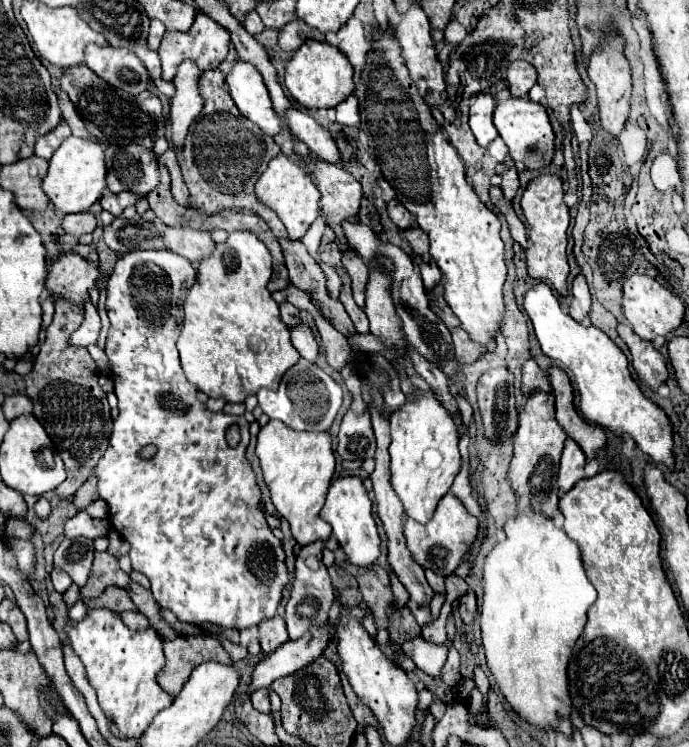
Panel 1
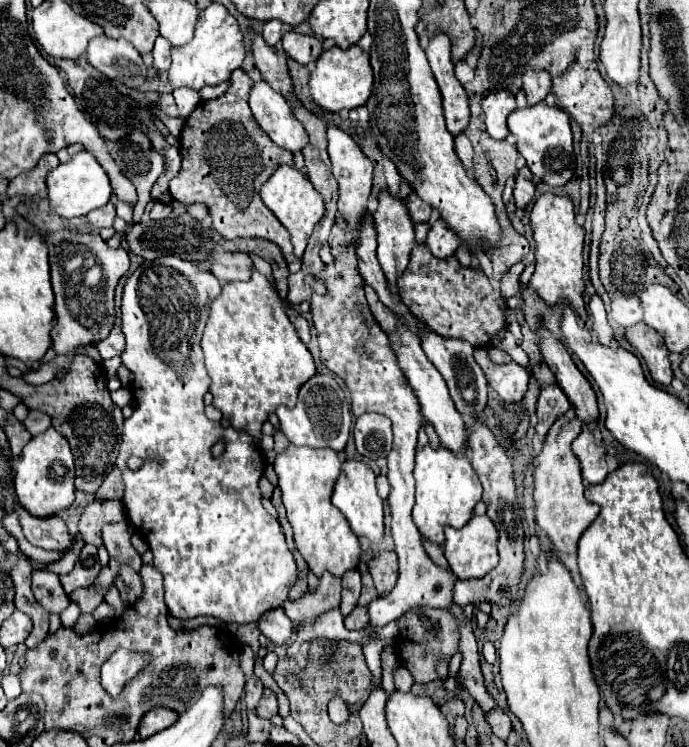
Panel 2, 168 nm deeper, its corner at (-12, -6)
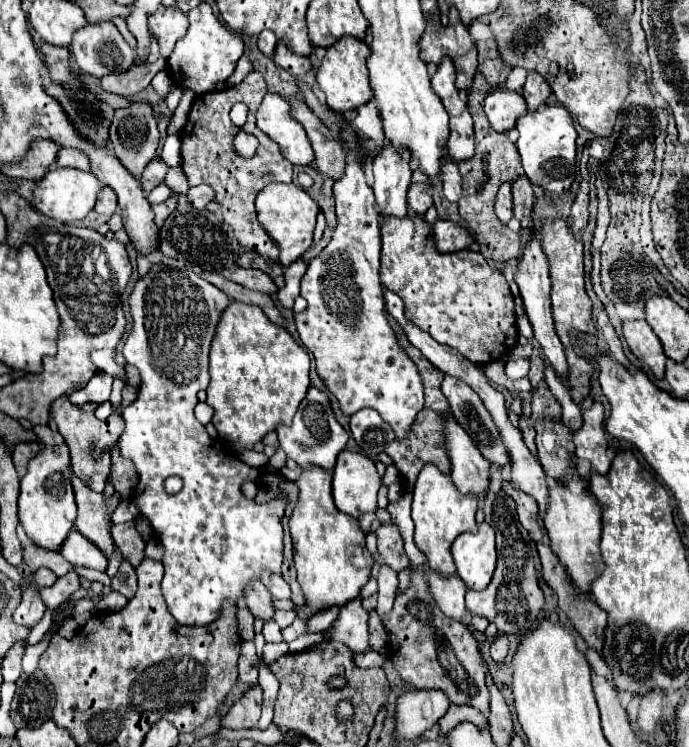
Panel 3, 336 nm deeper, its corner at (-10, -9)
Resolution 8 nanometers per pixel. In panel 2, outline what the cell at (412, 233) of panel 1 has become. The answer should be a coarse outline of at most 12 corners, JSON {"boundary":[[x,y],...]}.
{"boundary":[[436,220],[426,246],[436,258],[454,256],[460,238],[444,220]]}

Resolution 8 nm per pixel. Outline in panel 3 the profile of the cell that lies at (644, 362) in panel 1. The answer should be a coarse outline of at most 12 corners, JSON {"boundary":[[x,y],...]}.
{"boundary":[[644,319],[626,321],[622,335],[638,361],[664,379],[668,357]]}

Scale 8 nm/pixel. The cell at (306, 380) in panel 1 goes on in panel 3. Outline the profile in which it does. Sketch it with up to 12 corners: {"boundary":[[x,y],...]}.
{"boundary":[[310,387],[294,421],[278,425],[300,467],[332,469],[348,443],[330,397]]}

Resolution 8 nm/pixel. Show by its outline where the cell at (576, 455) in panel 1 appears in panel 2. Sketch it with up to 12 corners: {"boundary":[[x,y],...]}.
{"boundary":[[584,424],[572,442],[582,464],[584,484],[600,484],[608,476],[606,450],[596,444]]}

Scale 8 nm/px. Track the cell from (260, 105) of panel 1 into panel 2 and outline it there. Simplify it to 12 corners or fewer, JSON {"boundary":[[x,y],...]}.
{"boundary":[[264,80],[250,92],[260,128],[296,152],[308,144],[284,96]]}

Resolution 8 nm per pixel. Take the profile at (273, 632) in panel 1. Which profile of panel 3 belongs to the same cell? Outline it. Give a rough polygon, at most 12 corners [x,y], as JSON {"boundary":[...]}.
{"boundary":[[264,585],[246,593],[250,613],[268,623],[274,619],[272,595]]}

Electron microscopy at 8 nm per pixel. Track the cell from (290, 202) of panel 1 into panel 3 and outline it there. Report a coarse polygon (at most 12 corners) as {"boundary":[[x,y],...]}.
{"boundary":[[270,183],[256,213],[288,267],[310,245],[318,203],[294,183]]}

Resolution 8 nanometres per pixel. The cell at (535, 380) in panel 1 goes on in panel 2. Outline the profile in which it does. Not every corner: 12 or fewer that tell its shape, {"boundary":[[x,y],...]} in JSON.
{"boundary":[[546,386],[536,402],[536,432],[550,426],[570,408],[560,386]]}

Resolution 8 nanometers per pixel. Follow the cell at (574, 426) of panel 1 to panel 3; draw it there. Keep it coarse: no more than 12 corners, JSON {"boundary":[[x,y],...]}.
{"boundary":[[536,239],[514,281],[544,359],[564,381],[568,363],[554,331],[548,261]]}

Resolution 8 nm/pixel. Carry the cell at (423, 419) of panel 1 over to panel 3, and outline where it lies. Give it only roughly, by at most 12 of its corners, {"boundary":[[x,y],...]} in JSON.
{"boundary":[[426,463],[414,485],[414,543],[454,573],[452,541],[476,531],[478,497]]}

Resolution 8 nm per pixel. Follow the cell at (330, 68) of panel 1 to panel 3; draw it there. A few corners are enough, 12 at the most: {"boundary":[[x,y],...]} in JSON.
{"boundary":[[364,41],[328,47],[316,81],[332,111],[372,99]]}

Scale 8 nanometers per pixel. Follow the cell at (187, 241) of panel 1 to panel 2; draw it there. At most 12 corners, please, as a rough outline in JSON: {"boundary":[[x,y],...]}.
{"boundary":[[212,252],[212,274],[222,282],[246,280],[254,264],[242,252]]}

